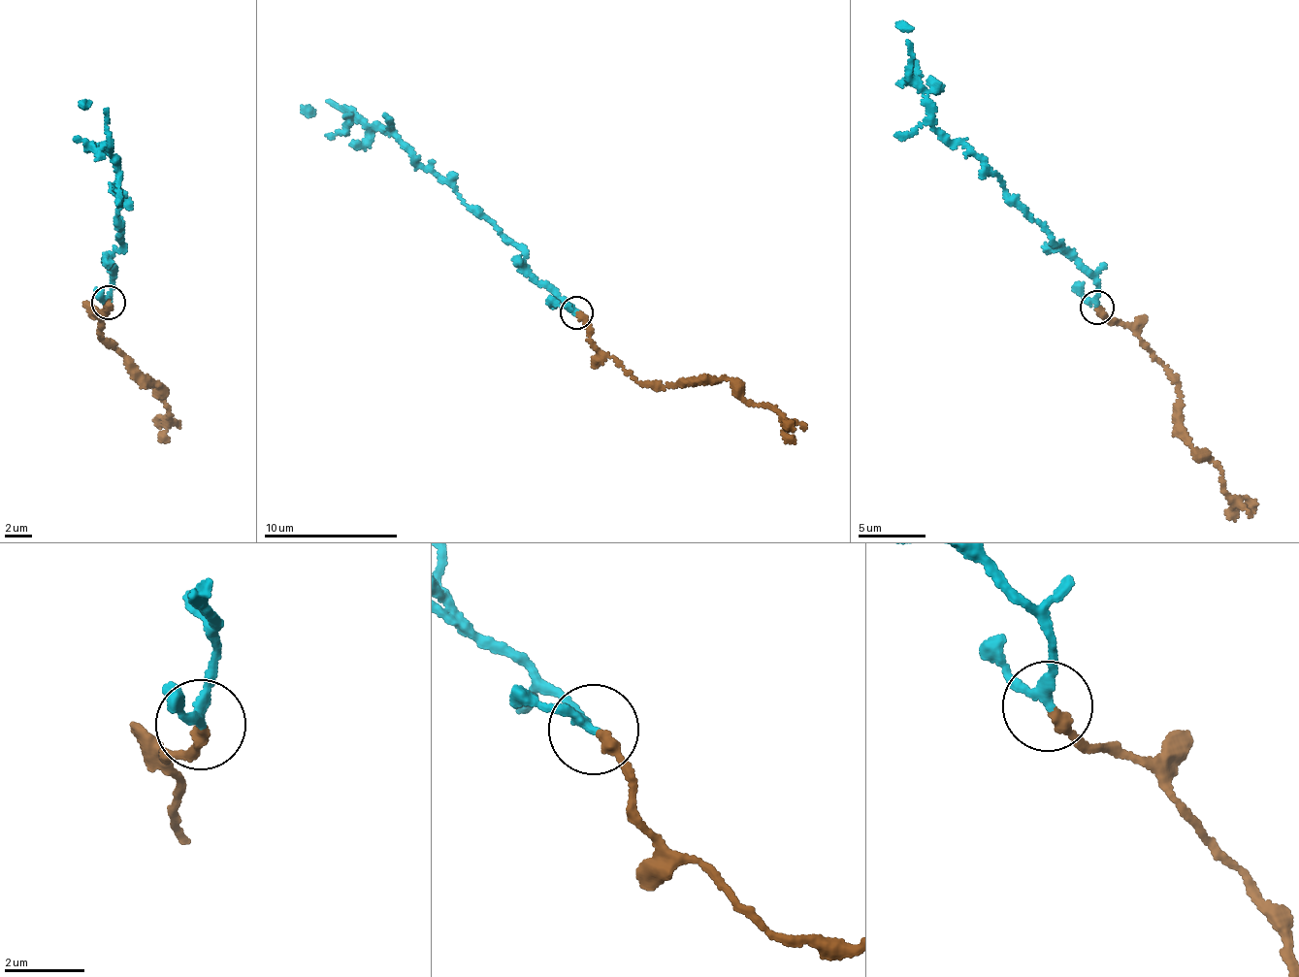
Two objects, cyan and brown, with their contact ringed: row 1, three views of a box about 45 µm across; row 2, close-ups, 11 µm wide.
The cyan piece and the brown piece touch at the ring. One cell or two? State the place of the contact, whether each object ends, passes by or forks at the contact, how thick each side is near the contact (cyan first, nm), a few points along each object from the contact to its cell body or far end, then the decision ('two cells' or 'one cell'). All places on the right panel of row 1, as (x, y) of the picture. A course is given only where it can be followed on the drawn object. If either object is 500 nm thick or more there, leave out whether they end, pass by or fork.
place (1097, 307); cyan passes by; brown ends; calibres 200 and 280 nm; course cyan (1095, 307), (1094, 274), (1004, 191), (996, 172), (931, 126), (927, 93), (909, 76), (910, 29), (897, 23); course brown (1095, 309), (1120, 320), (1164, 366), (1181, 395), (1181, 426), (1189, 446), (1218, 469), (1224, 490), (1255, 509); one cell

